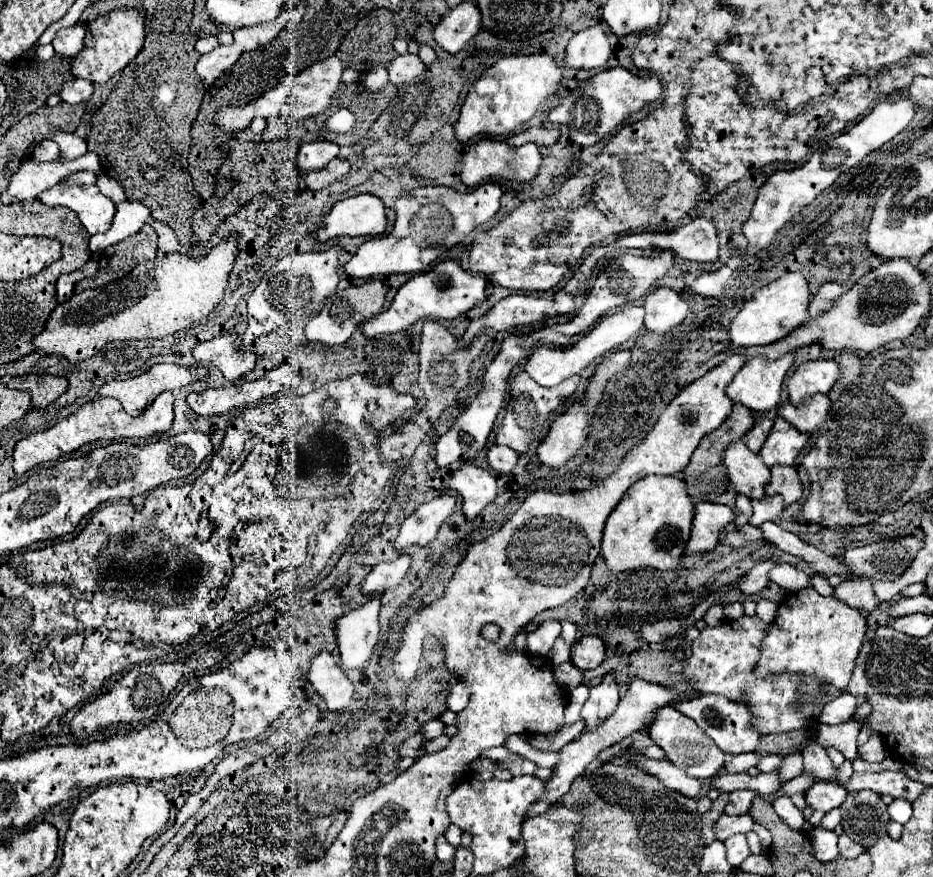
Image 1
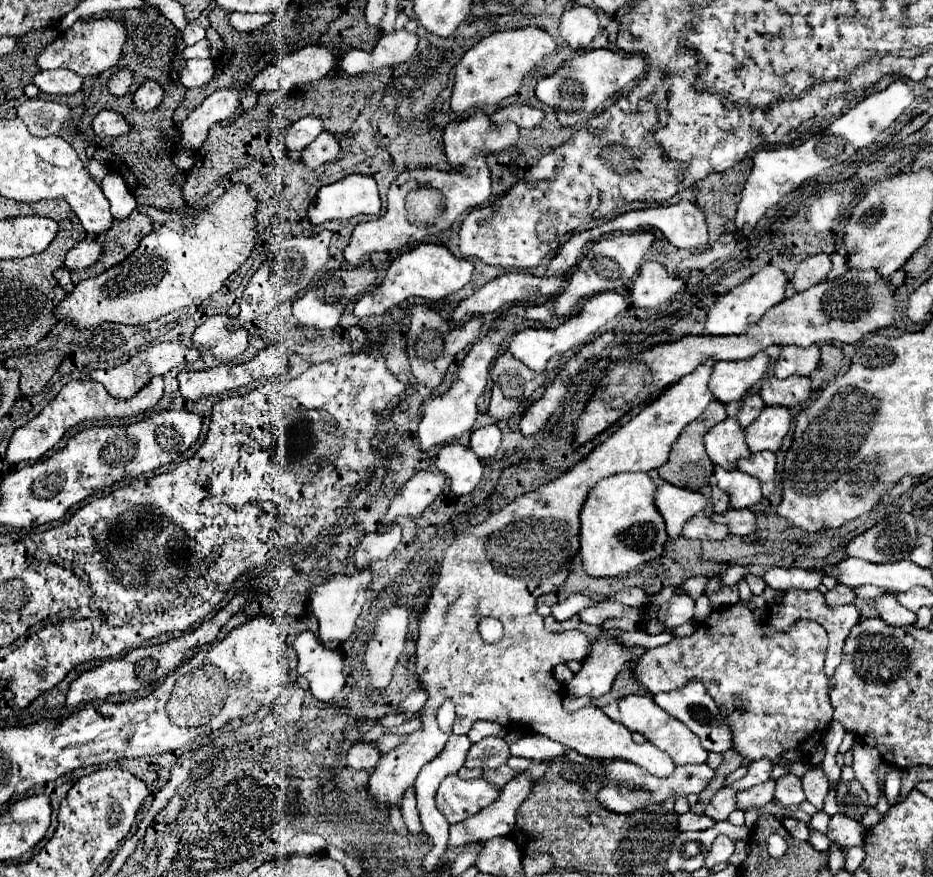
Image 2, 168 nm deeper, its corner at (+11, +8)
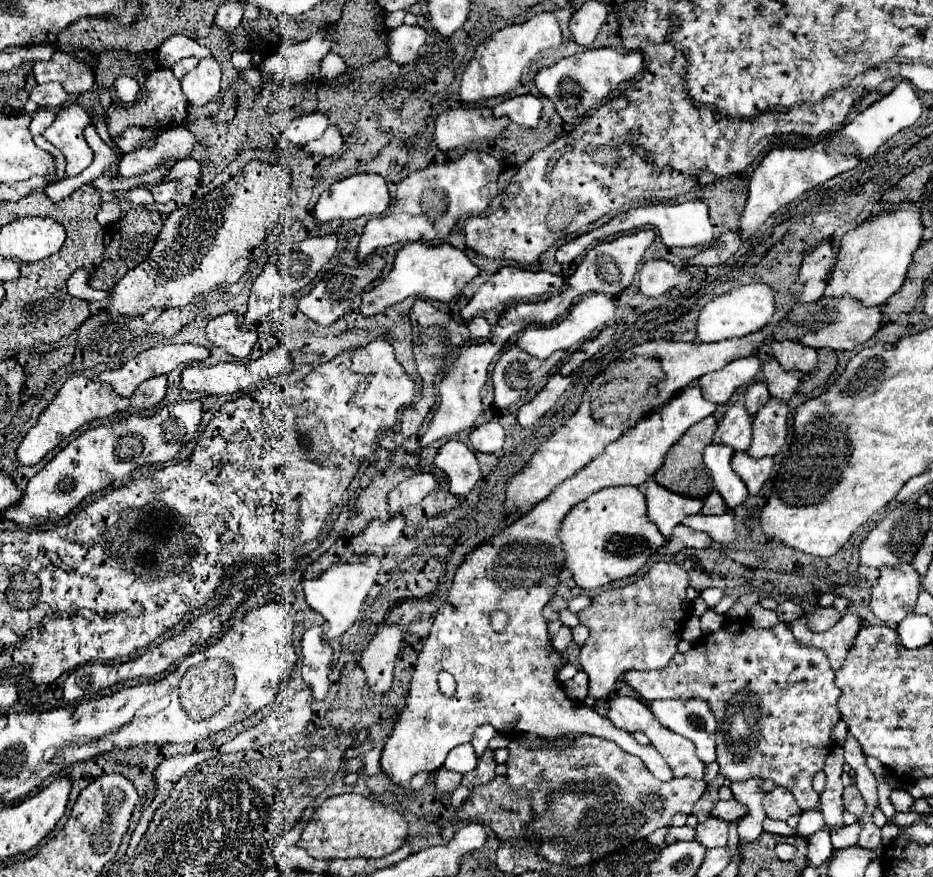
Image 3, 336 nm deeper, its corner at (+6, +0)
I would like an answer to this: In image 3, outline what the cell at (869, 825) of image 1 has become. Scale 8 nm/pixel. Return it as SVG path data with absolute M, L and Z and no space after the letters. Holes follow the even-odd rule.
M851 784L851 786L847 786L845 788L845 792L843 792L843 806L845 806L845 810L847 812L851 812L851 814L855 814L857 818L861 818L863 816L863 812L865 812L865 800L863 800L863 796L861 796L861 792Z

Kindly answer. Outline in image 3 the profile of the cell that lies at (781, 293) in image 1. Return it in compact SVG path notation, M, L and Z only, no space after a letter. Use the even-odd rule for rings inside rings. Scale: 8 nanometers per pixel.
M747 284L727 292L713 302L709 302L697 320L697 340L699 342L721 342L731 338L741 338L751 332L761 330L775 314L775 290L769 284Z

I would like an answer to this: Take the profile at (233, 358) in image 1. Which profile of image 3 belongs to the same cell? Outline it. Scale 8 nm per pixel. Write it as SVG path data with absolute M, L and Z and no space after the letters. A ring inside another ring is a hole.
M229 312L213 318L207 324L207 340L229 352L235 360L243 360L257 344L257 332L241 330L237 326L237 316Z

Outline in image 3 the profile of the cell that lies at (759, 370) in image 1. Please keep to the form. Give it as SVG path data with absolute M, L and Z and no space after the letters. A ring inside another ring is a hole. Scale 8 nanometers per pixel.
M757 356L739 358L737 362L731 362L719 372L709 372L701 376L699 386L703 388L703 394L707 400L715 404L727 404L739 388L755 380L761 368L763 368L763 362Z

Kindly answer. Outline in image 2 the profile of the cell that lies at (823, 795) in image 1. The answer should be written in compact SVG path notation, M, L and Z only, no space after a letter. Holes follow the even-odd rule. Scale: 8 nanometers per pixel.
M784 774L776 780L776 794L774 800L778 800L782 806L792 806L792 804L800 804L806 800L804 792L802 792L802 782L798 776L794 774Z

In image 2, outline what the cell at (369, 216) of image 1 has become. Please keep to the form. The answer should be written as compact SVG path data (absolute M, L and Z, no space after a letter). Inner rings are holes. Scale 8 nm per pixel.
M350 174L334 184L322 186L316 200L308 208L308 218L312 216L312 224L324 224L338 218L346 220L358 214L380 214L378 186L372 176Z

